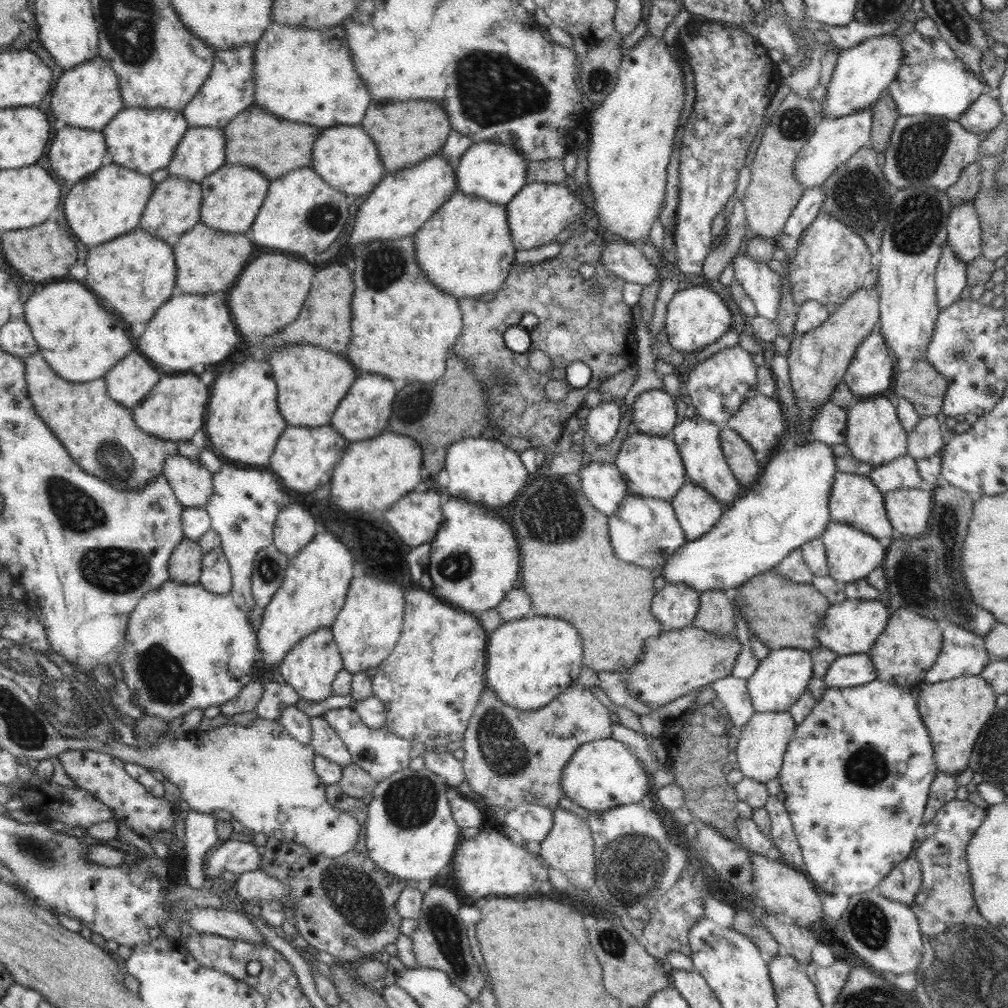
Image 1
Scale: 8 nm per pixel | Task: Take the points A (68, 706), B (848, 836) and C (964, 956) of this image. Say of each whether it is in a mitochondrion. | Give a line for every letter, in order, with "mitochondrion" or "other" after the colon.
A: mitochondrion
B: other
C: mitochondrion

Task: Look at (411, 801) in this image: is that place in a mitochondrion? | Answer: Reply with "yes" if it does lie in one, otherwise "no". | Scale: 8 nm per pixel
yes

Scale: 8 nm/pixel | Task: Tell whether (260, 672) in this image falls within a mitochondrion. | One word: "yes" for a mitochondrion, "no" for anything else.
no

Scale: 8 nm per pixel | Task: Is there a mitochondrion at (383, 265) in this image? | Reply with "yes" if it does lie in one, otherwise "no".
yes

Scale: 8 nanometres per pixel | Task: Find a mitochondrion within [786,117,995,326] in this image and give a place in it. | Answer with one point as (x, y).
(917, 218)

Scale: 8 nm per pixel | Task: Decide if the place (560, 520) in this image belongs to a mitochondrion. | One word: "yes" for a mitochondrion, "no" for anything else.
yes

